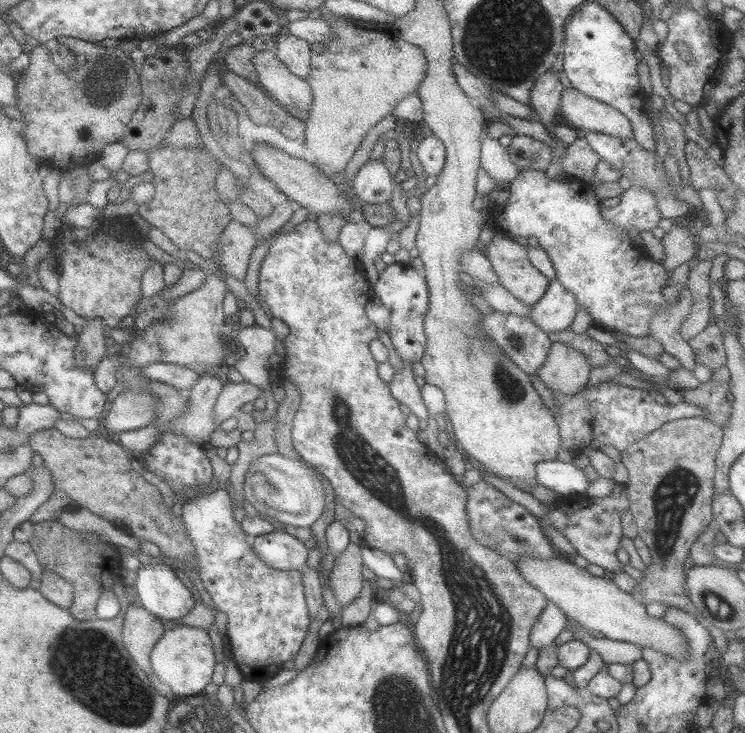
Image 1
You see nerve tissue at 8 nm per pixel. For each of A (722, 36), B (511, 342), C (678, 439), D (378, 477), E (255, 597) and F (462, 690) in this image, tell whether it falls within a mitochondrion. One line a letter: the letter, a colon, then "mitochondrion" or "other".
A: other
B: mitochondrion
C: other
D: mitochondrion
E: mitochondrion
F: mitochondrion

